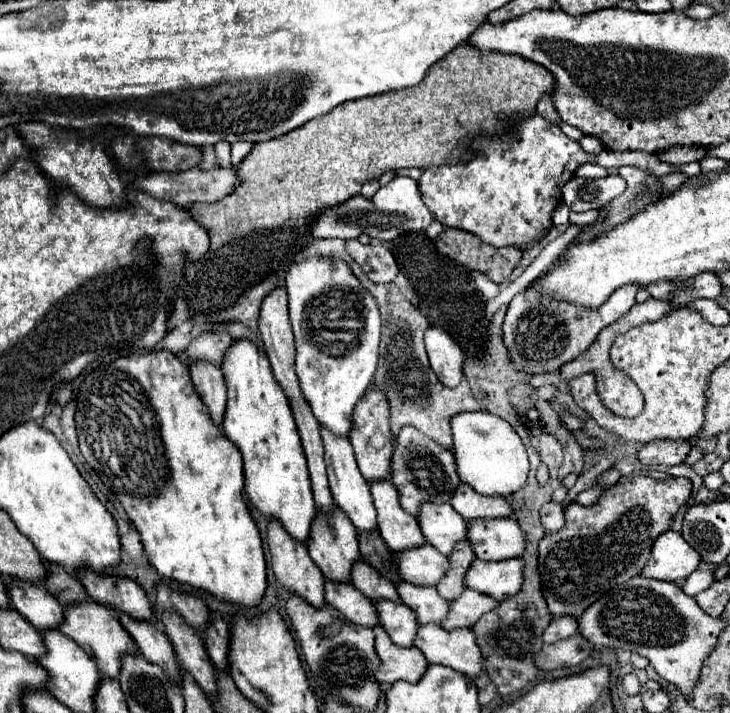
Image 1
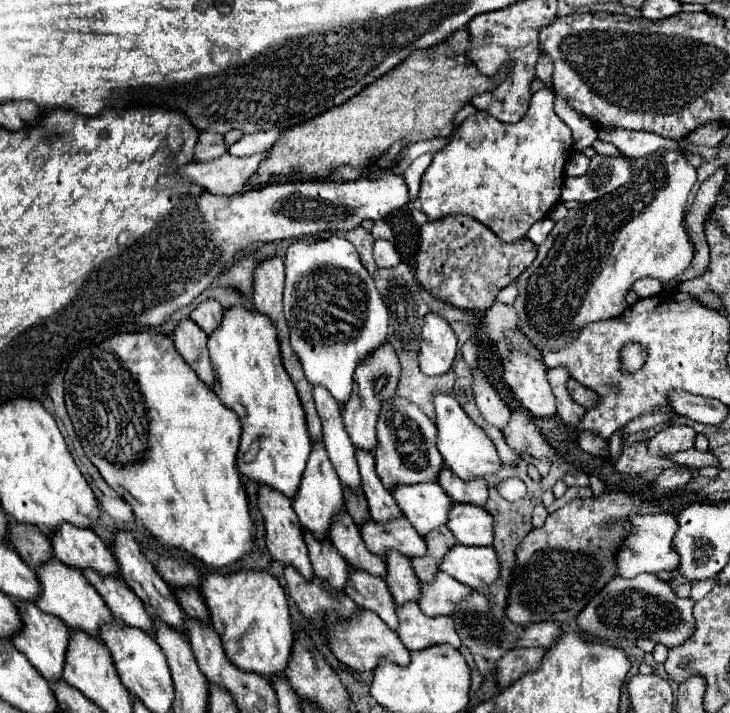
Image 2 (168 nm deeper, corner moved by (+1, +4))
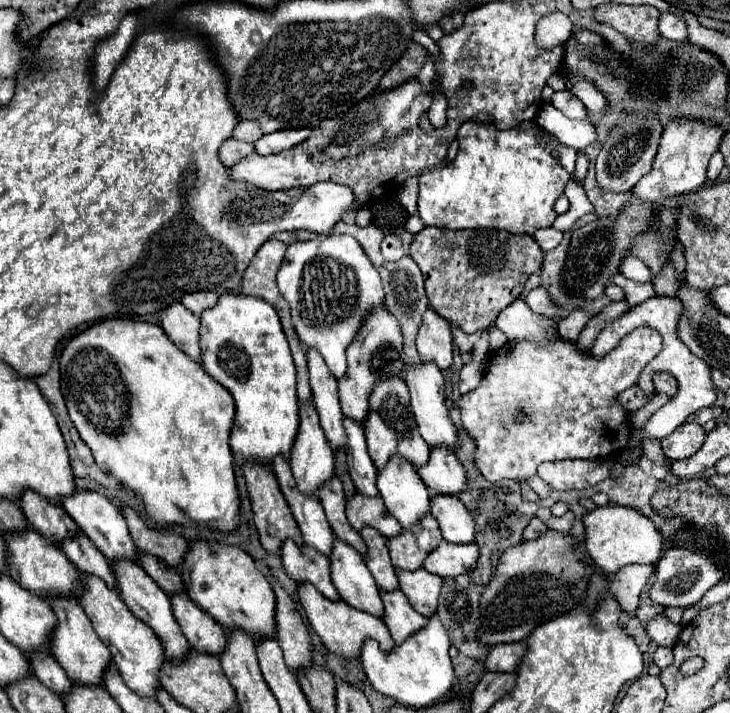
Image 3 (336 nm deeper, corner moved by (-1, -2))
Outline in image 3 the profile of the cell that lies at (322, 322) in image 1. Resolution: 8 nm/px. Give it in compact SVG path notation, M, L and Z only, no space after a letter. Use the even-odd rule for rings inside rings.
M327 235L313 241L295 241L285 251L283 265L277 273L277 285L291 307L291 321L303 349L317 349L323 355L333 377L341 379L347 371L345 351L351 345L351 339L355 339L355 331L359 331L359 327L363 325L363 315L367 315L371 307L381 307L385 303L381 277L367 259L361 245L351 235Z

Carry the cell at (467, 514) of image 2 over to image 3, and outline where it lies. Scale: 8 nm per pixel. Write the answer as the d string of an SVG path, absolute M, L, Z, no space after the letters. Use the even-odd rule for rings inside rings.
M435 495L431 513L439 521L445 541L475 543L475 519L459 499L451 495Z

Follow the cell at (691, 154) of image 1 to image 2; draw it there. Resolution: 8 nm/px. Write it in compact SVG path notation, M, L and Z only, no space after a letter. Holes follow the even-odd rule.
M601 127L597 131L603 141L613 143L621 153L631 155L631 157L643 157L647 153L653 153L659 147L673 147L677 149L679 143L673 139L663 139L653 133L643 133L643 131L629 131L629 129L619 129L619 127Z

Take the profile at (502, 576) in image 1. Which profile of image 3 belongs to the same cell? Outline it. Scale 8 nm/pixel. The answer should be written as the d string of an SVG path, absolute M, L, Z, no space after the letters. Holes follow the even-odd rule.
M441 541L439 547L433 553L429 553L429 557L423 563L427 571L451 579L459 575L469 575L471 569L475 569L475 565L479 565L479 547L475 543L457 545L447 541Z

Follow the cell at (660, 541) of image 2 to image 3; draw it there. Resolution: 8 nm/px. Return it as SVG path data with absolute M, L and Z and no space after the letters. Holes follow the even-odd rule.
M621 505L597 507L595 511L583 517L583 523L585 523L585 551L593 559L595 567L599 567L603 573L613 575L631 563L645 563L655 567L661 559L663 553L661 533L657 531L651 519L647 519L645 515L641 515L631 507Z

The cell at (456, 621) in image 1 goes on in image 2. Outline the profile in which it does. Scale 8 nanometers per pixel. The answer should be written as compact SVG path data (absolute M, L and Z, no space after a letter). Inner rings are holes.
M439 571L433 581L421 583L421 597L417 603L421 611L429 617L449 615L453 611L453 605L461 601L461 597L467 597L469 593L471 593L469 587L461 585L457 579Z

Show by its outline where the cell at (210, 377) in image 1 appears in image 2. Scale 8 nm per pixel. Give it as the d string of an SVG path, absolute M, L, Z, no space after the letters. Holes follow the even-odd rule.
M187 317L175 325L173 343L179 355L197 373L197 377L201 377L201 381L205 381L207 385L213 385L213 367L207 351L207 333Z

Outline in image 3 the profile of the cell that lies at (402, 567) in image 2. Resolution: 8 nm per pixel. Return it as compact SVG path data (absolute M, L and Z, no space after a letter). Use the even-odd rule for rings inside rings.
M365 529L363 533L363 541L367 543L367 567L371 571L371 575L375 577L375 581L379 583L379 587L383 591L395 591L399 589L399 581L397 581L397 573L395 573L395 567L391 563L391 557L389 557L389 551L387 551L387 541L383 535L379 535L379 531L375 529Z

